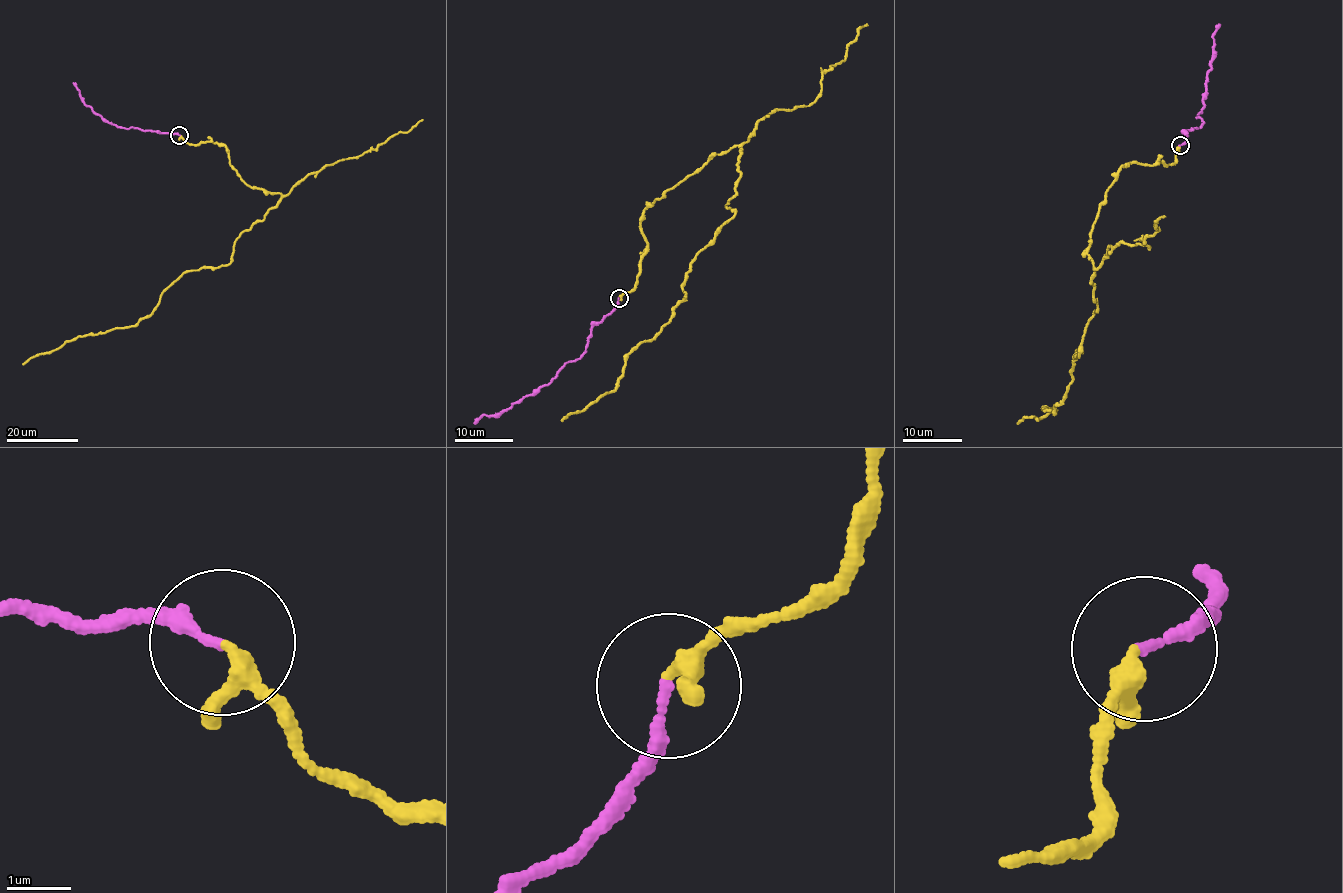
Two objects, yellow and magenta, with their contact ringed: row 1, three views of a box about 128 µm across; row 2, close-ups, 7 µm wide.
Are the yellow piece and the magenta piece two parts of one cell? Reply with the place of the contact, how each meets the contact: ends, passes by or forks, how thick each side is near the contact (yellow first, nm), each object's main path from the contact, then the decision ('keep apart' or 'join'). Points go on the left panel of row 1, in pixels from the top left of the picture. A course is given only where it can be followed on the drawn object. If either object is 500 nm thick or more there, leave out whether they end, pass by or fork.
place (179, 135); yellow passes by; magenta ends; calibres 220 and 150 nm; course yellow (179, 135), (224, 145), (241, 179), (280, 201), (240, 234), (230, 262), (183, 274), (151, 314), (22, 364); course magenta (179, 135), (111, 124), (85, 104), (73, 83); join

